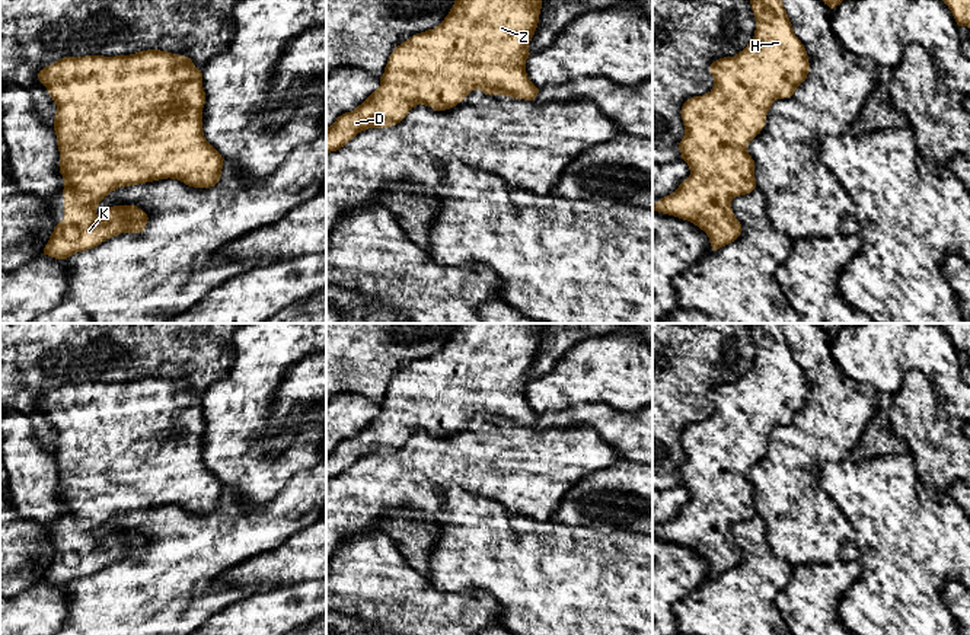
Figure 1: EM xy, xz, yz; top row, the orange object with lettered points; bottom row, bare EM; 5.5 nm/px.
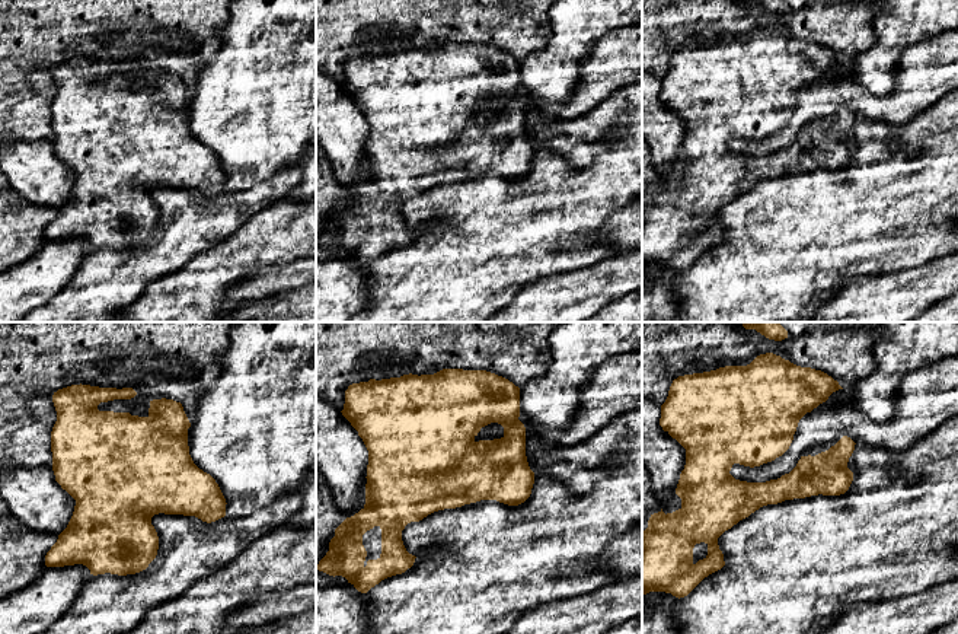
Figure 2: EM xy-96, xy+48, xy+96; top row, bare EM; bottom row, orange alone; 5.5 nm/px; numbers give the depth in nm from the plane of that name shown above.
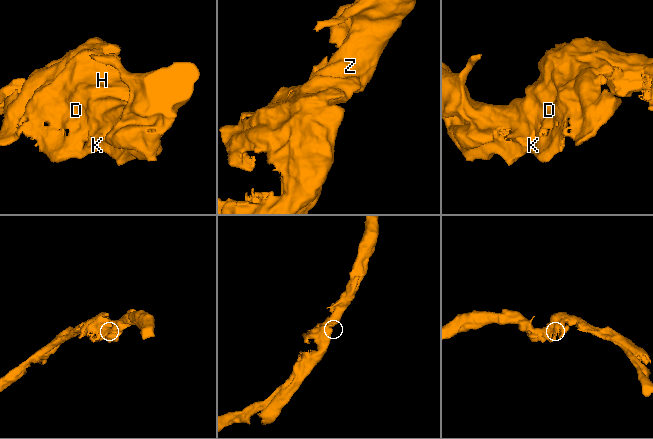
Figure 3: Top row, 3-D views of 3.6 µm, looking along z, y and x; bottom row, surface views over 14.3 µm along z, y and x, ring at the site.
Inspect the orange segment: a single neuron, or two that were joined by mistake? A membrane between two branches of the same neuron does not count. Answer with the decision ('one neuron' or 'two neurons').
one neuron

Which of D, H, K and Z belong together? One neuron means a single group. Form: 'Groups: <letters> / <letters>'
Groups: D H K Z

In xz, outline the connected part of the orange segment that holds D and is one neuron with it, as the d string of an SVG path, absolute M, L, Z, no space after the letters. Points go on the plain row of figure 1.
M456 323L444 347L398 371L389 383L380 412L354 437L326 454L326 481L358 459L401 449L417 431L446 437L472 417L533 427L539 415L526 399L529 370L539 350L542 323Z

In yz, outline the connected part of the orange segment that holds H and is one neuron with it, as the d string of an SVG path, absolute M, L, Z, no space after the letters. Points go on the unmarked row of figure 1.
M750 323L750 331L756 345L753 366L734 383L714 387L709 393L714 414L702 422L687 425L682 433L685 462L679 469L679 476L690 495L690 501L673 520L652 532L654 537L687 546L703 556L709 564L712 577L734 568L741 561L741 551L733 539L731 527L756 514L754 486L747 478L749 469L765 453L772 430L776 425L791 424L810 398L807 377L791 354L782 323Z

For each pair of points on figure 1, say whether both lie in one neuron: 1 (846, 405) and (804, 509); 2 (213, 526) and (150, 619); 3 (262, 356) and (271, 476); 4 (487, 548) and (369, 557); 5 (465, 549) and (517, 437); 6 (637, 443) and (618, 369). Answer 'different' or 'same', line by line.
1: same
2: same
3: same
4: different
5: different
6: different

